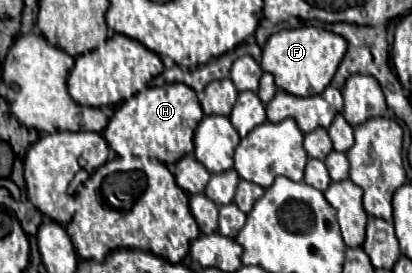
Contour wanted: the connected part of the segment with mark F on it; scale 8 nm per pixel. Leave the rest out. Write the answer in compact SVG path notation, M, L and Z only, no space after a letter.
M300 27L300 29L284 29L266 41L262 49L262 61L260 67L274 77L274 83L278 89L298 95L298 97L310 97L320 95L332 81L348 43L326 29L320 27Z

